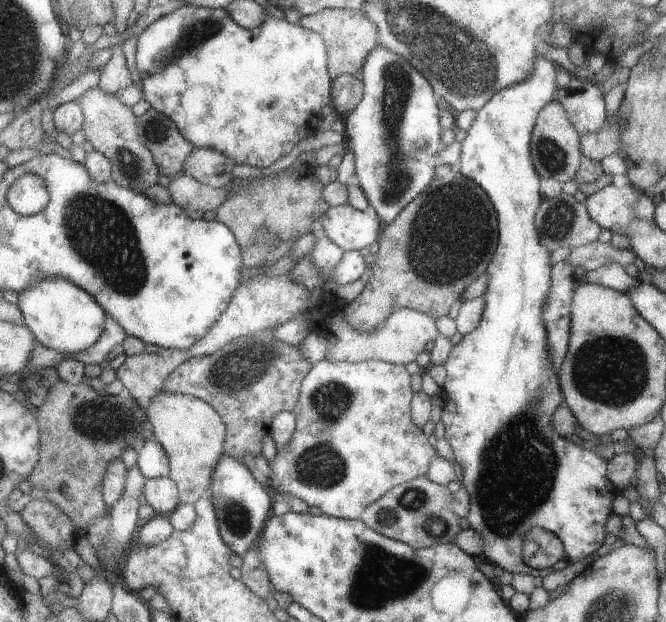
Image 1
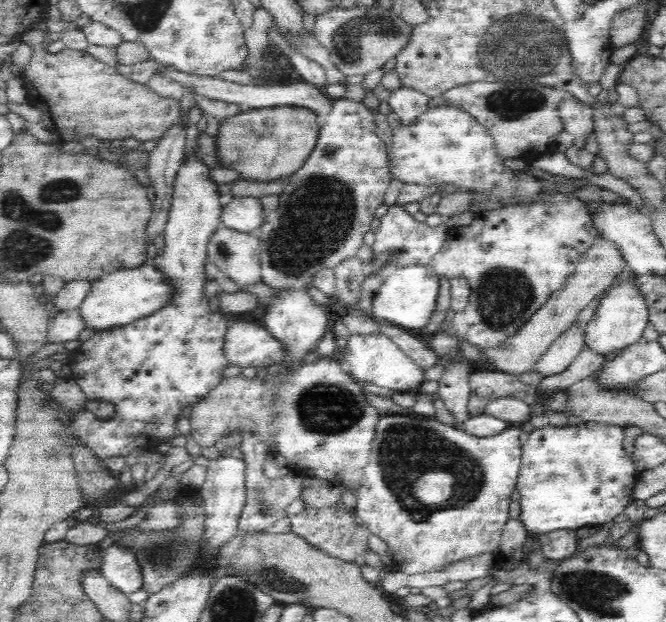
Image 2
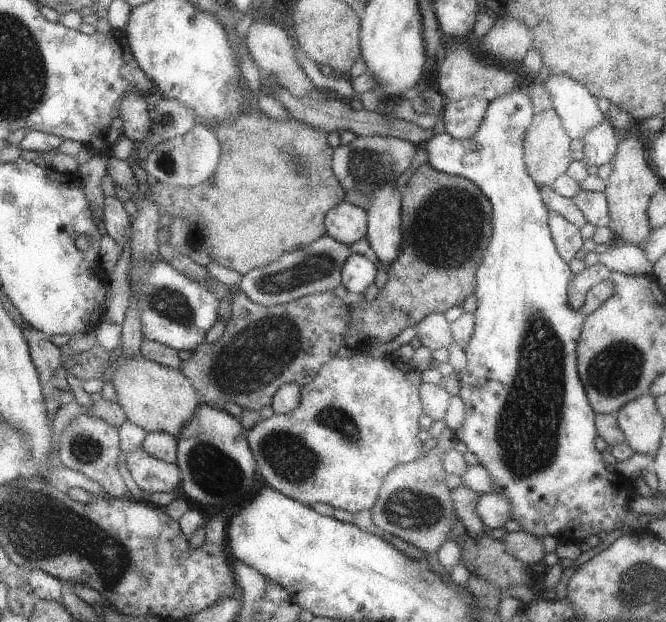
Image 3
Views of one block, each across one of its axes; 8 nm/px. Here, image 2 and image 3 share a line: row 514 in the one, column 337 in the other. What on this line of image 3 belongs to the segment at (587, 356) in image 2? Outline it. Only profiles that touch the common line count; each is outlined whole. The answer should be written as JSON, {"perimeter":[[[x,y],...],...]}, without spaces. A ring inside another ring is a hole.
{"perimeter":[[[355,354],[348,359],[339,359],[334,357],[327,363],[323,364],[318,374],[313,380],[304,384],[301,389],[301,398],[295,408],[286,413],[273,413],[269,418],[261,419],[255,423],[250,429],[246,430],[246,439],[251,445],[253,454],[255,455],[258,466],[258,477],[267,486],[277,489],[285,496],[291,497],[293,500],[299,501],[301,504],[309,505],[315,502],[323,502],[329,504],[334,509],[347,510],[351,514],[360,510],[370,510],[375,502],[376,496],[383,477],[394,467],[401,463],[413,462],[420,459],[427,453],[433,451],[425,451],[422,448],[422,440],[419,439],[418,416],[422,413],[420,400],[418,397],[418,388],[421,384],[421,373],[415,370],[410,363],[399,362],[394,355],[388,355],[378,359],[372,359],[365,355]]]}

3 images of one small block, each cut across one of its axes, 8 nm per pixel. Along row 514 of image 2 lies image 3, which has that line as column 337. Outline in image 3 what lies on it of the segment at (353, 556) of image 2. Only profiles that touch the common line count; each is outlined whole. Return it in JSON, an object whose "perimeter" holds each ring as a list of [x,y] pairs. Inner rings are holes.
{"perimeter":[[[238,290],[231,298],[231,316],[227,320],[226,329],[223,336],[214,343],[203,343],[197,347],[191,354],[190,358],[181,363],[180,369],[194,382],[196,390],[201,396],[202,403],[209,403],[216,409],[223,409],[227,403],[239,404],[243,408],[249,410],[261,410],[263,406],[269,406],[274,399],[275,393],[284,385],[290,382],[299,383],[301,386],[314,379],[318,374],[323,364],[335,357],[335,353],[343,346],[344,337],[347,336],[347,330],[350,326],[350,308],[348,304],[337,297],[333,290],[326,290],[318,293],[309,293],[308,295],[300,296],[288,303],[279,303],[276,305],[264,305],[254,300],[251,300],[247,294]]]}

